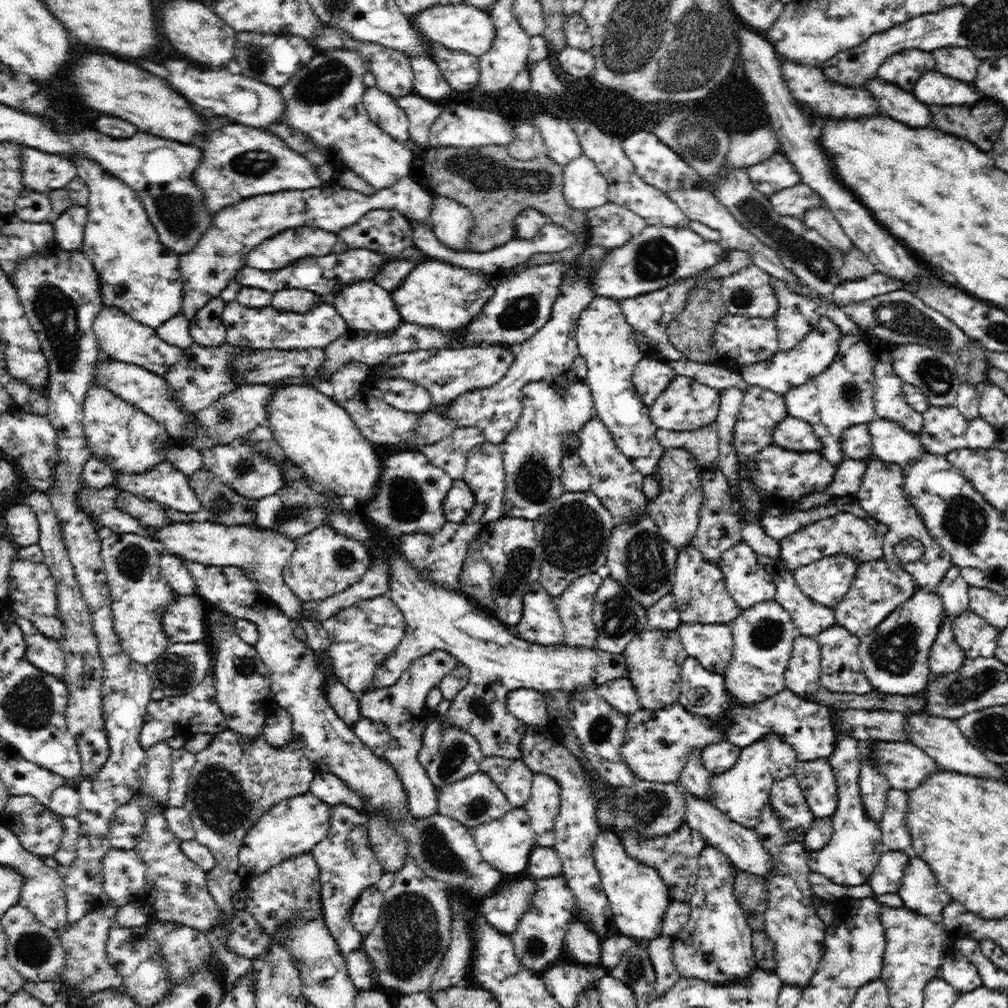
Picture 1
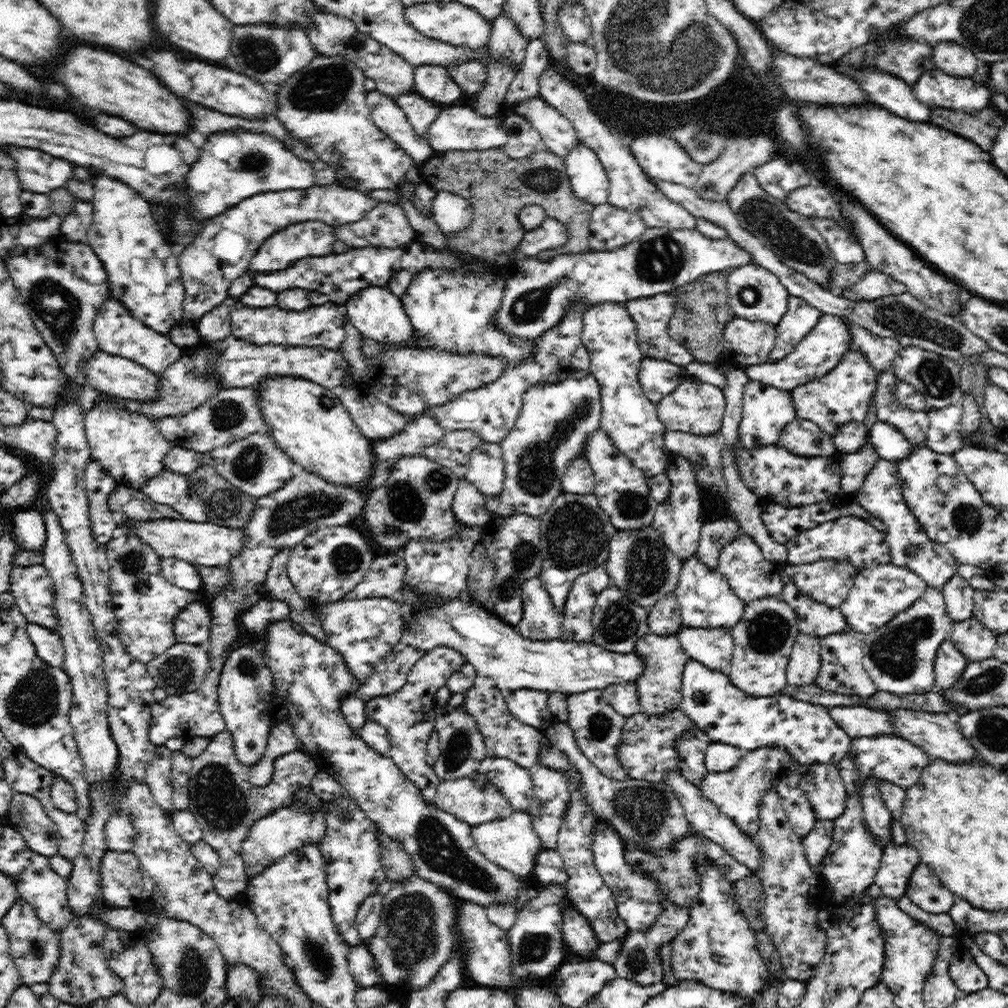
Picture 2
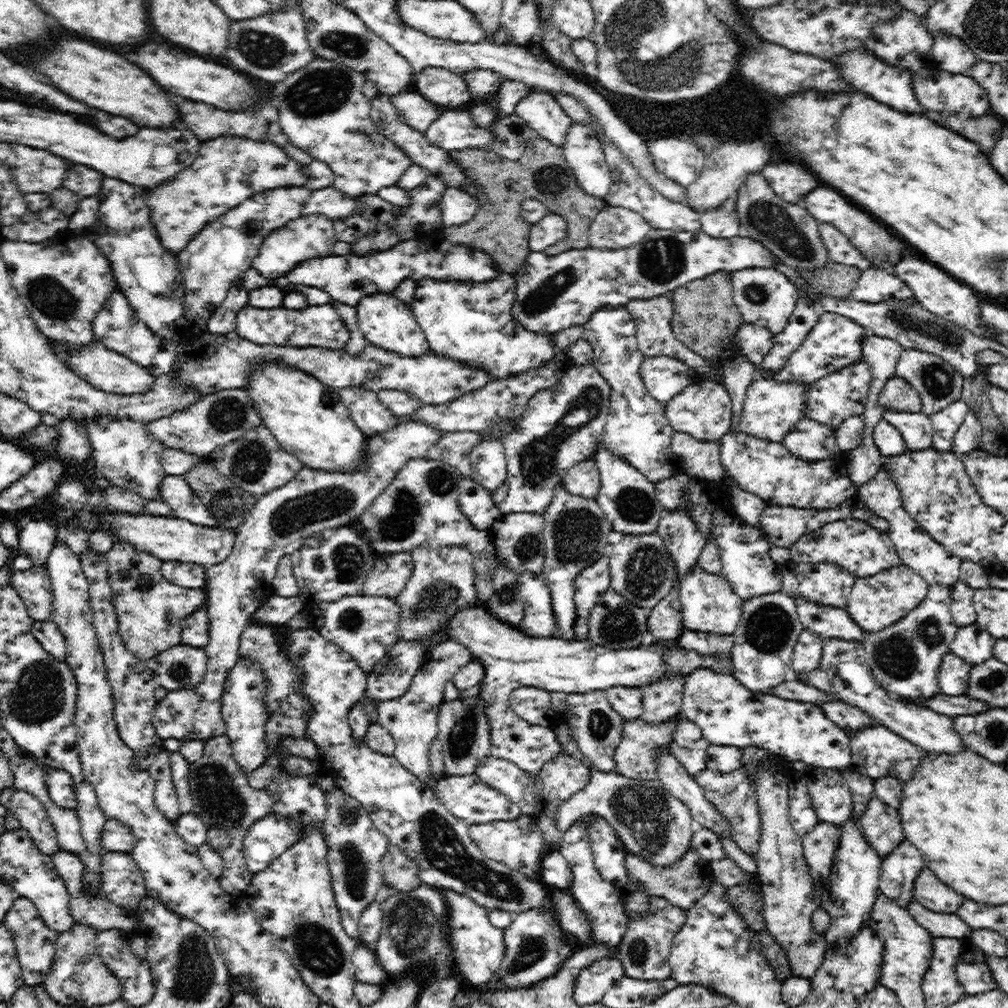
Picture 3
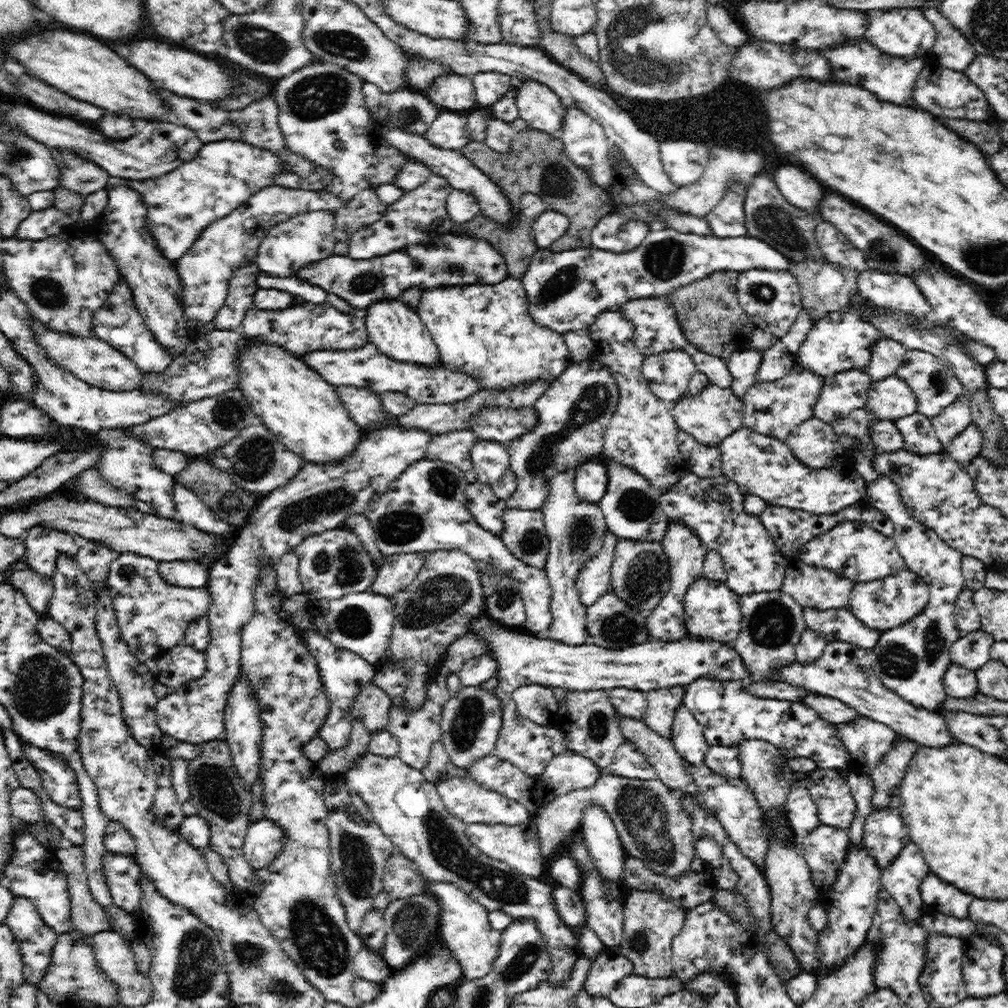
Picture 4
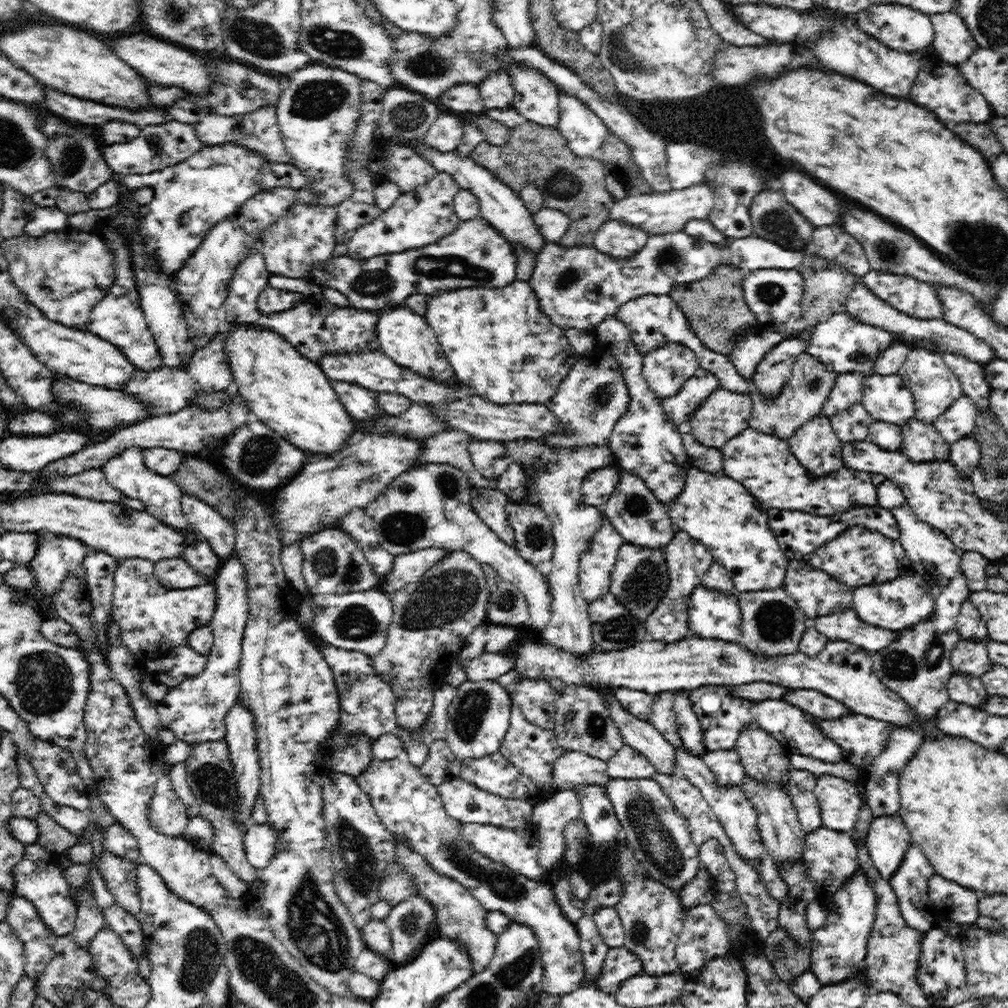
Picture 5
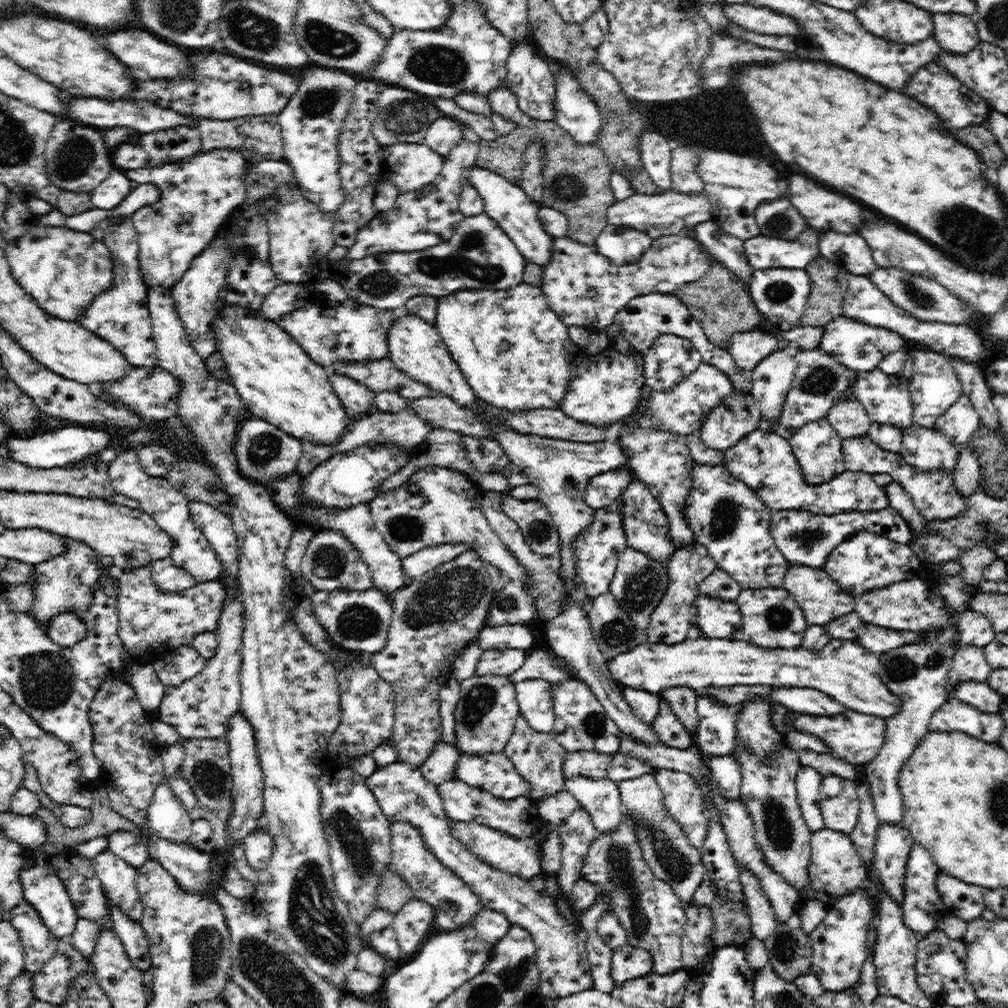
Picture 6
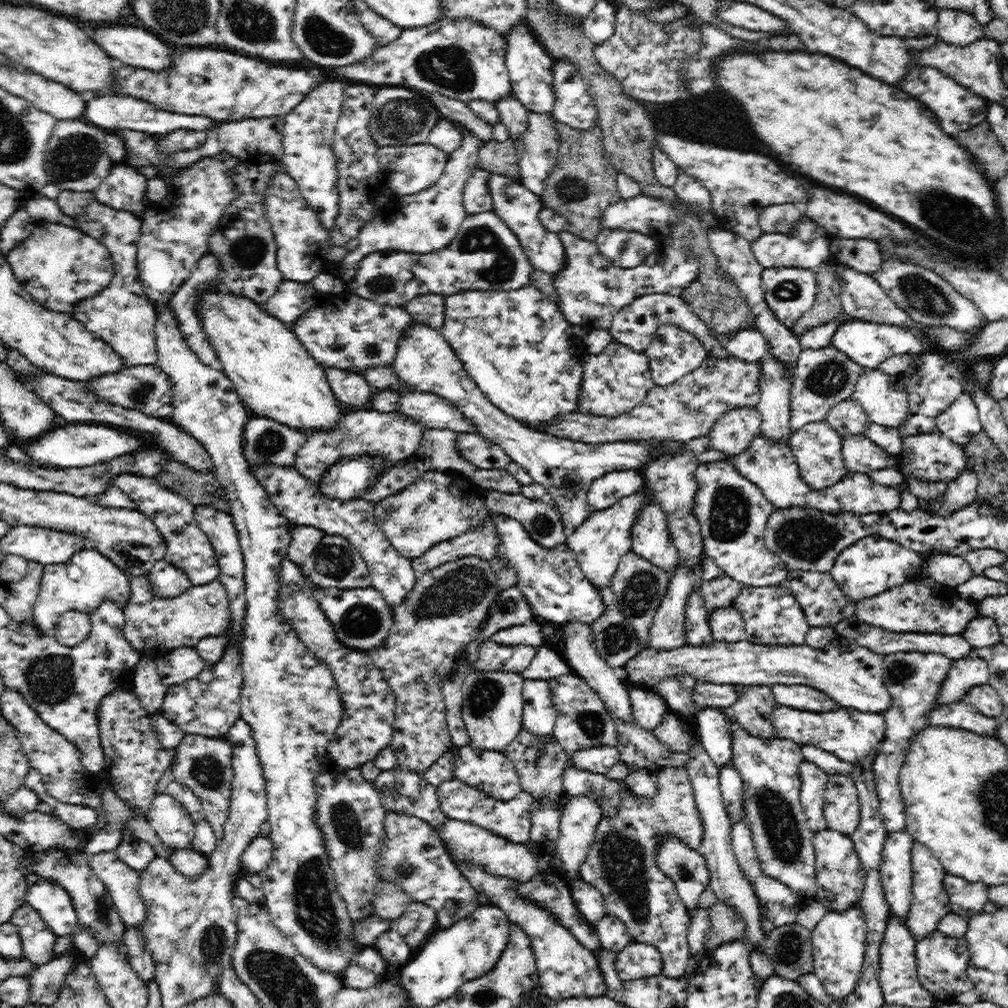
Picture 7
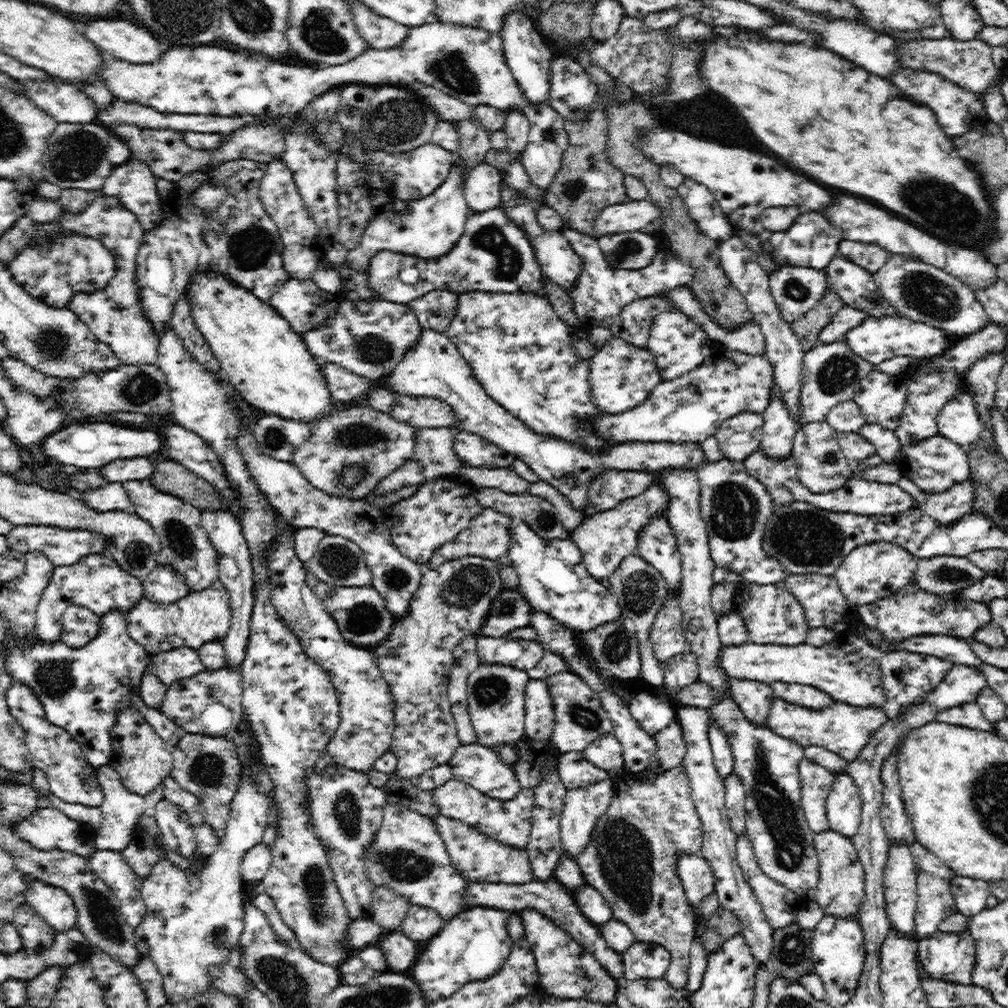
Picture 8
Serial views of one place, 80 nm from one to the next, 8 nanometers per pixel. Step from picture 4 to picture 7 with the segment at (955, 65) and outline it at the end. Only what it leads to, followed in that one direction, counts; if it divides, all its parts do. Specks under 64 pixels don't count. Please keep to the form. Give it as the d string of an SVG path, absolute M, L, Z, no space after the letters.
M942 8L937 16L937 37L950 44L968 45L984 38L984 29L978 19L968 12Z

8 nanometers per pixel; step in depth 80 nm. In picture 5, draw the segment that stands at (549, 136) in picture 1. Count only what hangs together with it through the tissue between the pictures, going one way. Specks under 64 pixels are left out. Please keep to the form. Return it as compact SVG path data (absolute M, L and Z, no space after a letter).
M512 61L510 70L511 86L514 87L514 106L527 121L534 124L557 127L559 120L559 90L542 69L536 69Z

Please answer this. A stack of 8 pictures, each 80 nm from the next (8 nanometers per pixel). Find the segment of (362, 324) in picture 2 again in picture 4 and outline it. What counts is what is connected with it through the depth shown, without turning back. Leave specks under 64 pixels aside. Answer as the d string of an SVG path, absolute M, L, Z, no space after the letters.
M382 300L380 304L366 309L366 332L370 333L370 343L380 352L391 356L391 359L402 363L418 364L422 368L438 368L442 366L442 356L434 345L430 330L422 323L421 317L412 307L400 300Z

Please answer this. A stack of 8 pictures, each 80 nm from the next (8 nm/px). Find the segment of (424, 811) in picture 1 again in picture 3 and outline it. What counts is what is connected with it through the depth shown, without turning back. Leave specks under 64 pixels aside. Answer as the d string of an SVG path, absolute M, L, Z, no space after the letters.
M448 639L434 646L424 657L424 662L413 676L413 682L402 696L378 704L378 722L390 732L396 743L393 756L431 788L436 787L438 780L430 773L429 748L438 734L437 718L444 702L444 686L453 680L459 668L472 660L471 652L463 644Z

